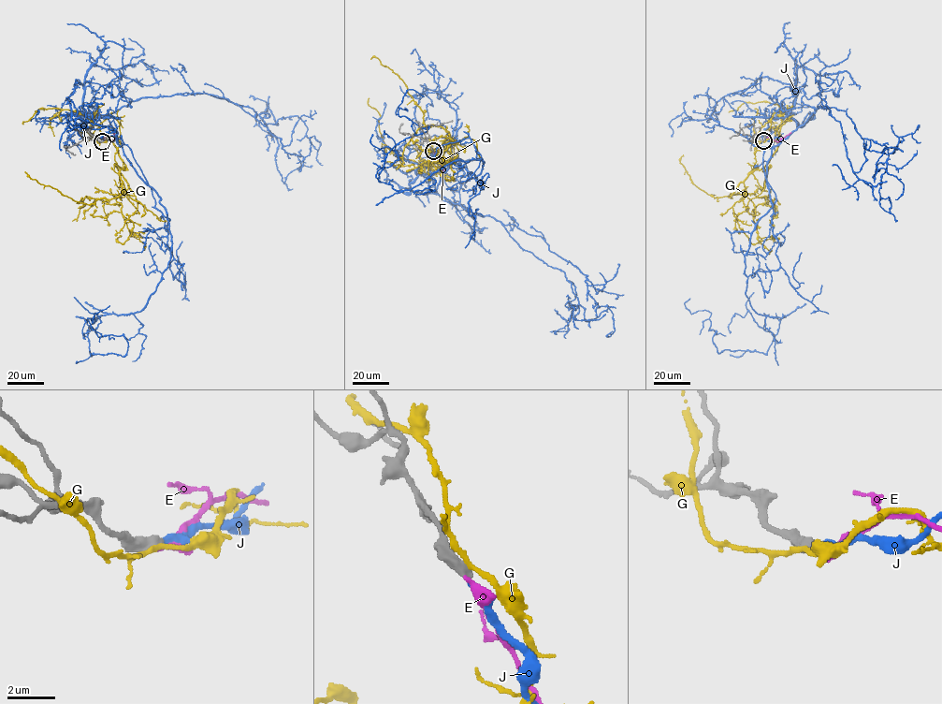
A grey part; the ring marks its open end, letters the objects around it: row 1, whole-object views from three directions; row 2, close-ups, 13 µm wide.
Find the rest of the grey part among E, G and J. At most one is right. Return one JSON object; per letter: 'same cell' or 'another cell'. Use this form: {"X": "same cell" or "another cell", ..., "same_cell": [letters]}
{"E": "another cell", "G": "another cell", "J": "same cell", "same_cell": ["J"]}

